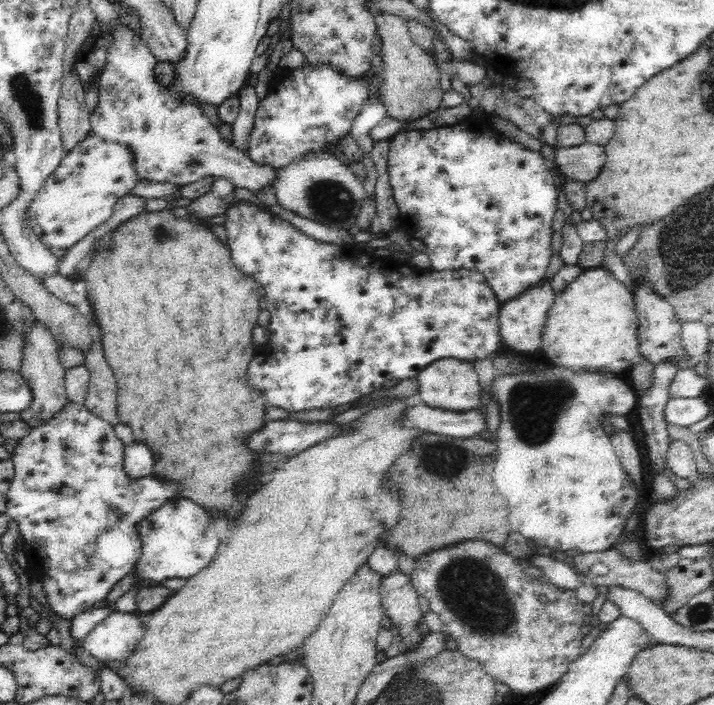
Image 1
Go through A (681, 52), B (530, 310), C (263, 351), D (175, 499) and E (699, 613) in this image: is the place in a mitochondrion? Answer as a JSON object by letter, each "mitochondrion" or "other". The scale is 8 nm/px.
{"A":"other","B":"other","C":"other","D":"other","E":"mitochondrion"}

